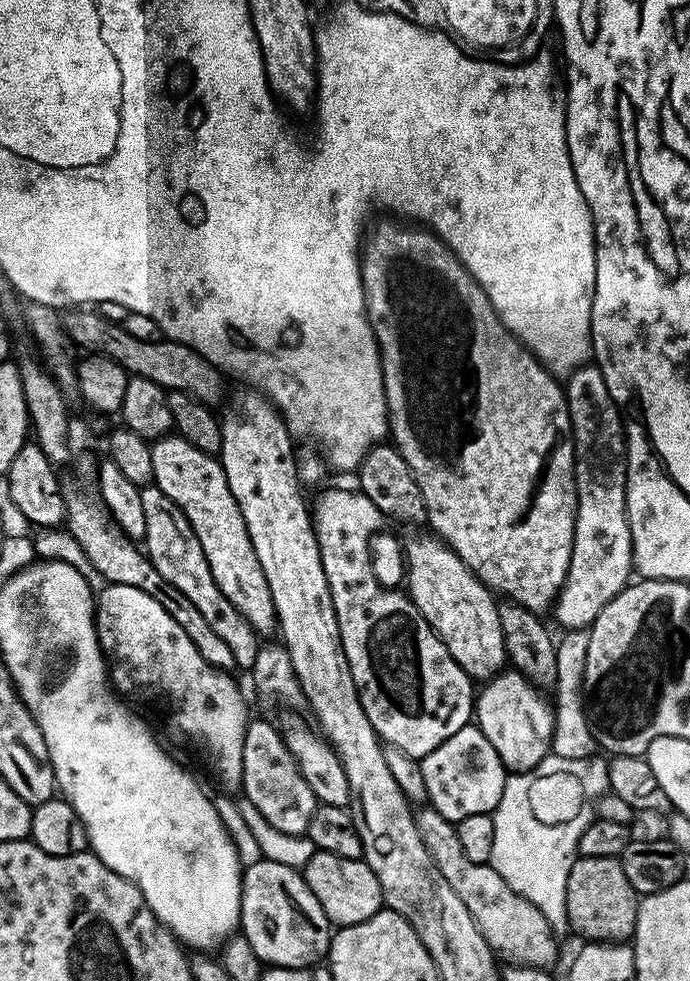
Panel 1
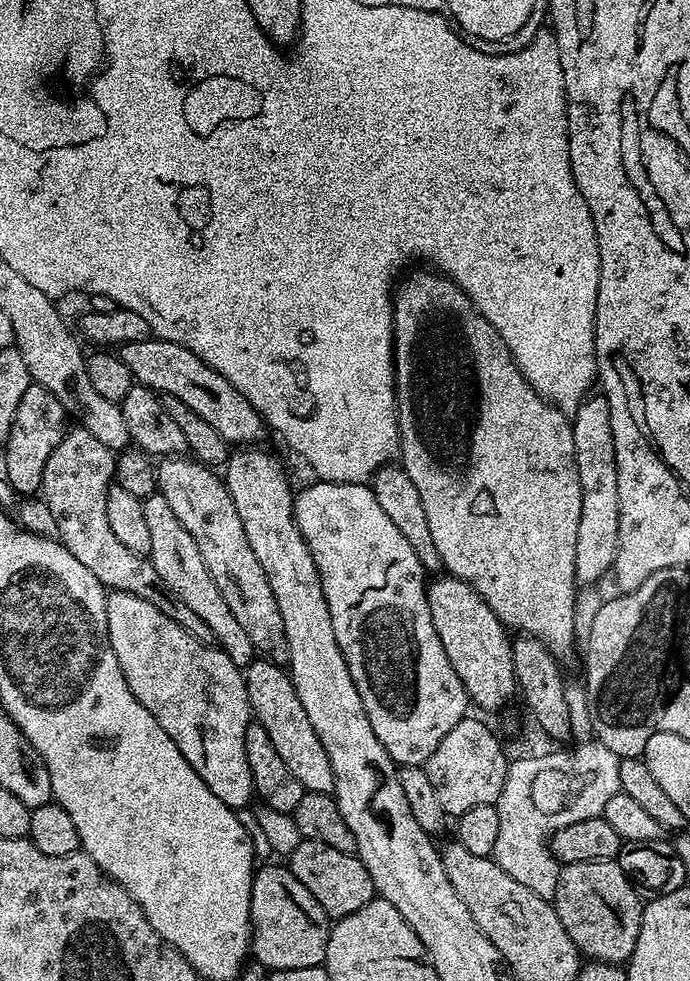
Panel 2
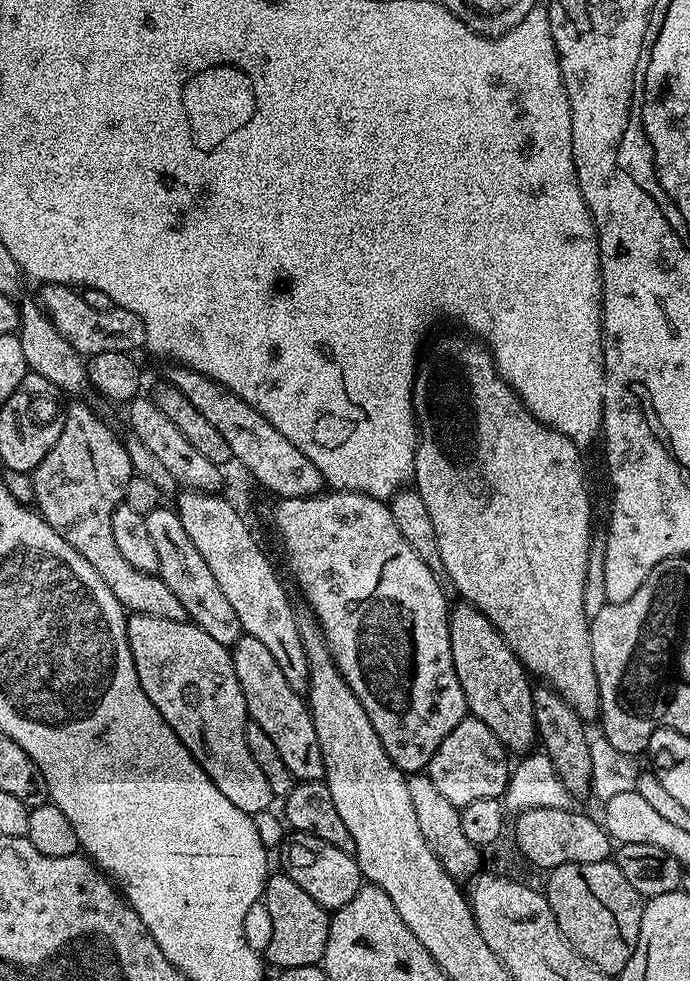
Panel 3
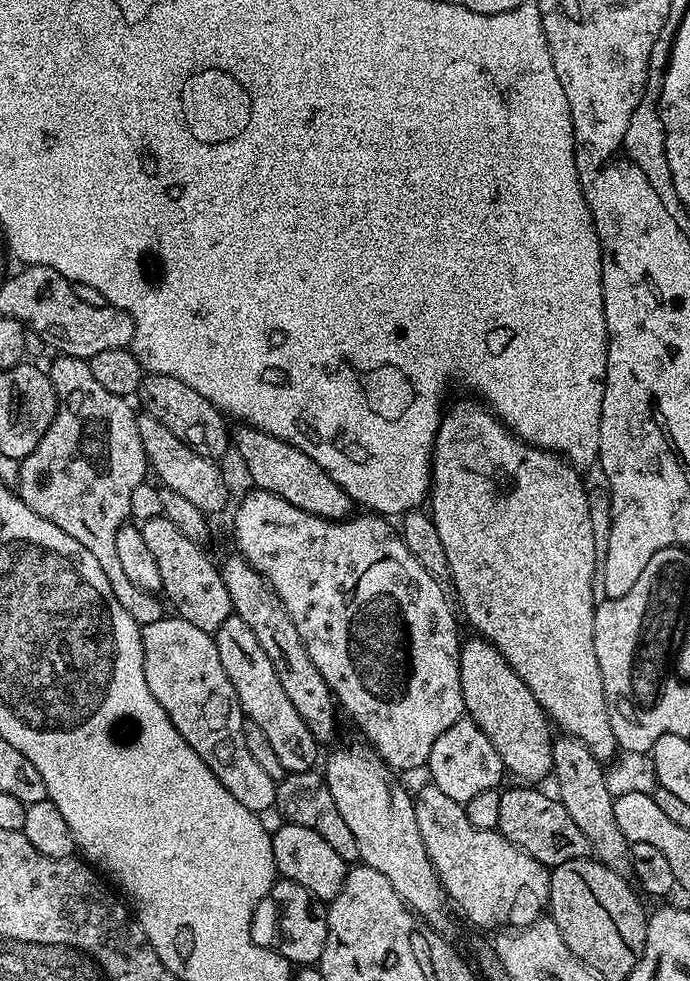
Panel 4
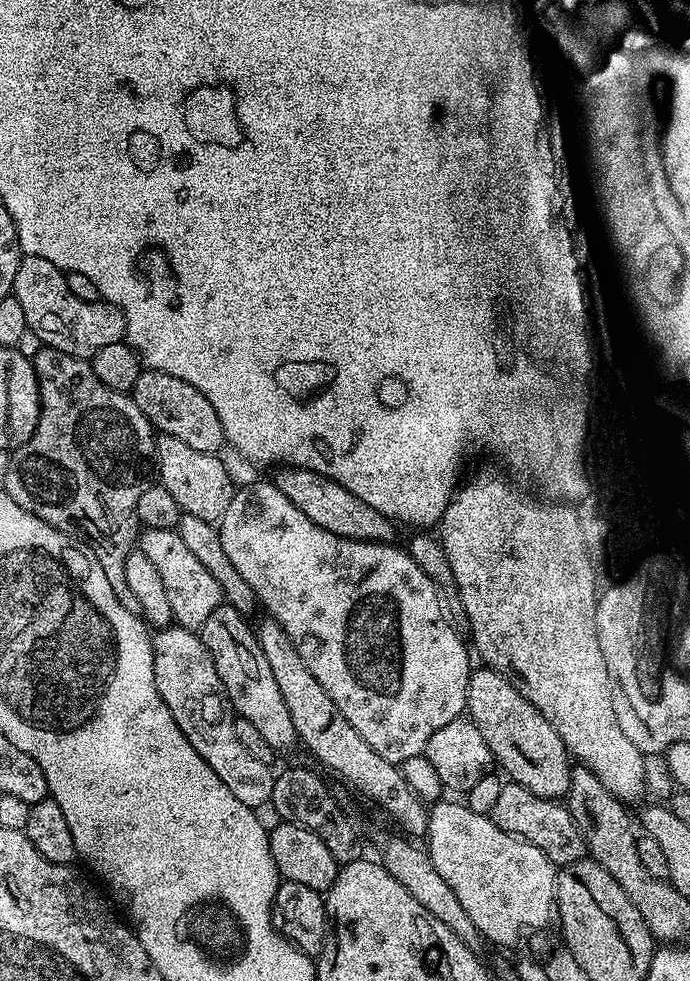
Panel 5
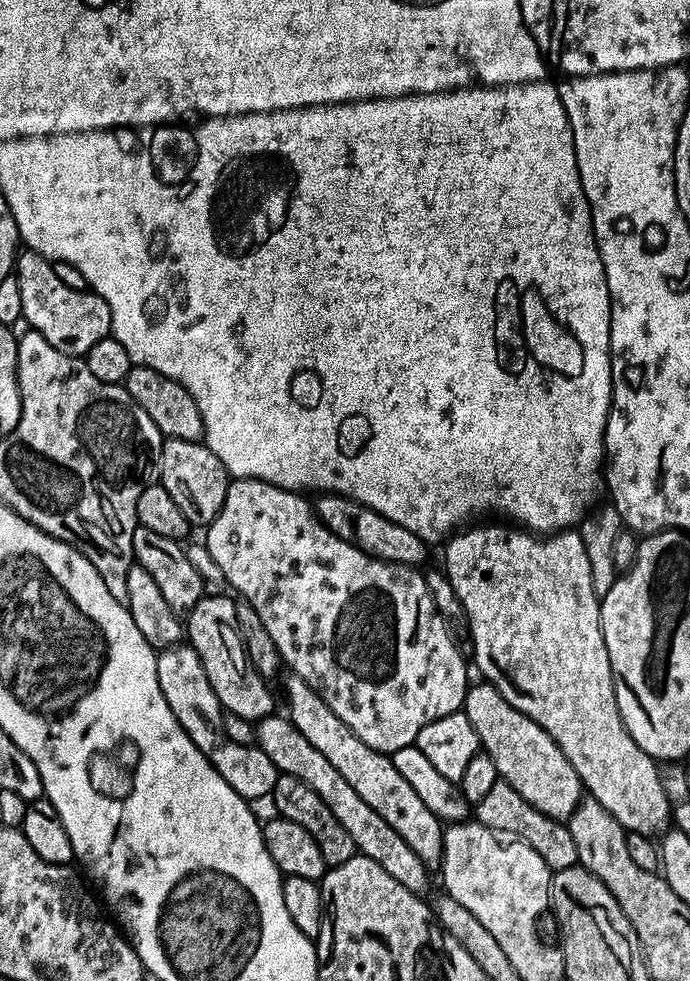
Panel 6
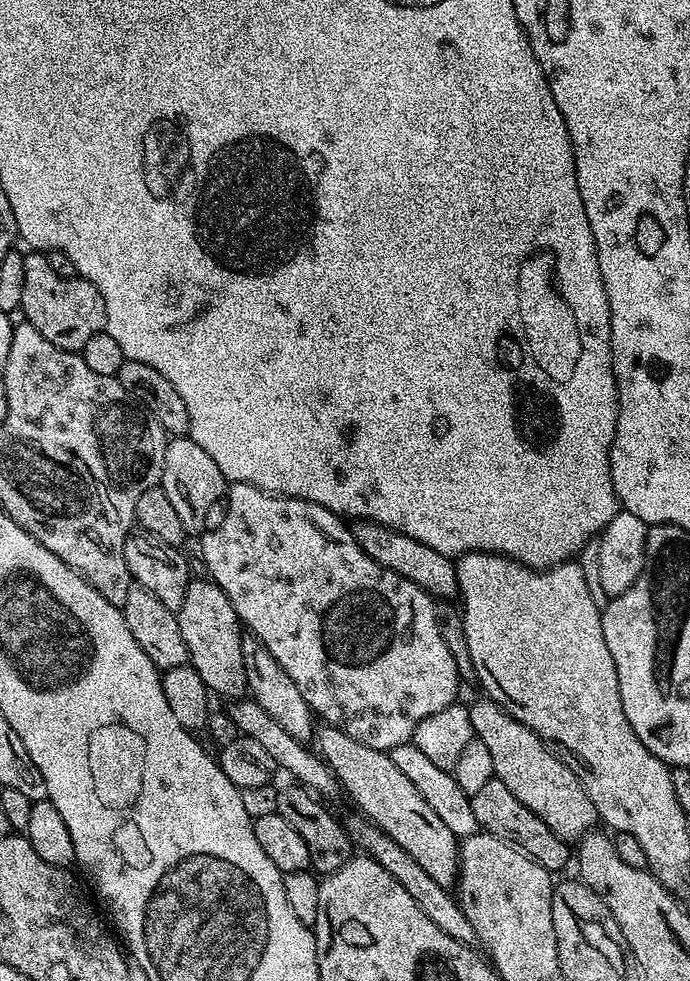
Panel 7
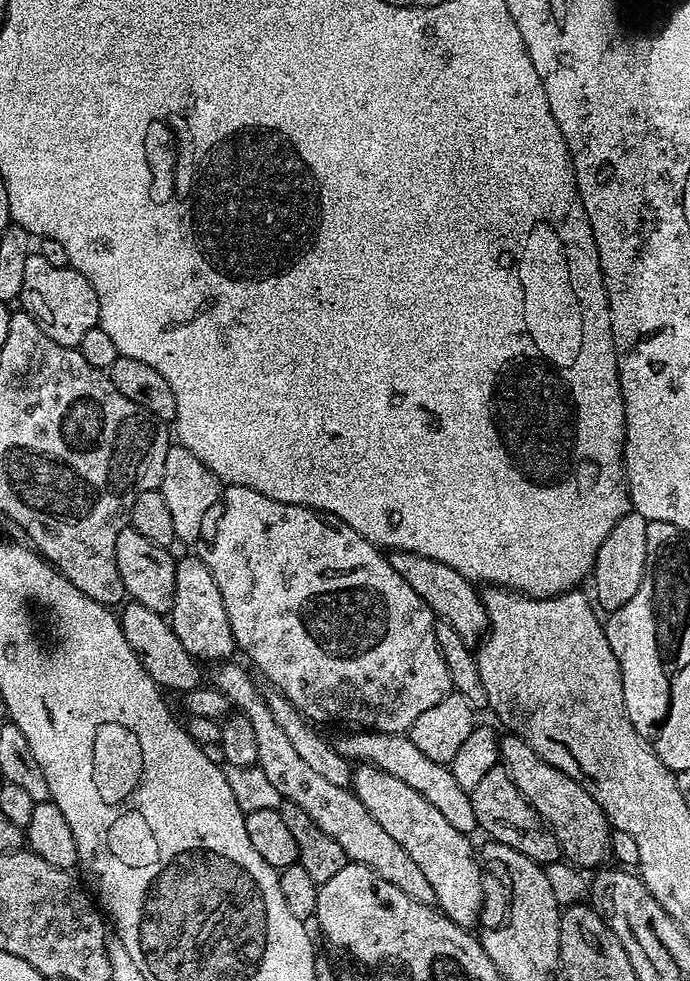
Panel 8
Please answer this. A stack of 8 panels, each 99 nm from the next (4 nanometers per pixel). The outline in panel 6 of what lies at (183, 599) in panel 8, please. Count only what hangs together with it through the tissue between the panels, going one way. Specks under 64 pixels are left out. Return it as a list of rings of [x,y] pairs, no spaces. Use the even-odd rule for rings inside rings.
[[[206,594],[194,606],[194,610],[186,617],[186,640],[191,648],[197,652],[201,659],[202,670],[206,670],[210,687],[217,695],[218,702],[224,712],[238,714],[238,718],[257,722],[273,715],[276,700],[268,689],[269,681],[258,674],[258,670],[250,662],[250,658],[244,649],[244,639],[238,634],[238,622],[236,621],[236,600],[231,595],[212,596]]]

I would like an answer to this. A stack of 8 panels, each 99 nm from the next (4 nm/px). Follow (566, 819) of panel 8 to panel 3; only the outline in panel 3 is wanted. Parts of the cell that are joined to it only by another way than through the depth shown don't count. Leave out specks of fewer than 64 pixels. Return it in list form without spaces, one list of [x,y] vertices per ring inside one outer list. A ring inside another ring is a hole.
[[[457,603],[449,611],[450,654],[454,658],[454,670],[458,674],[458,682],[462,686],[462,694],[468,703],[468,712],[477,716],[499,738],[504,747],[513,753],[524,754],[533,743],[537,743],[536,723],[534,722],[534,706],[532,705],[533,681],[520,659],[512,653],[510,646],[502,638],[502,634],[473,604]]]

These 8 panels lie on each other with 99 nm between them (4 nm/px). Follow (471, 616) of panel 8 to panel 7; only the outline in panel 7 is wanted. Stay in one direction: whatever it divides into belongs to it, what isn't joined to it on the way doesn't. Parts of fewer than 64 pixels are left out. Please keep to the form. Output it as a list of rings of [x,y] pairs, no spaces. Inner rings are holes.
[[[356,520],[351,525],[352,536],[362,546],[362,550],[371,560],[378,562],[386,570],[394,570],[402,578],[414,582],[423,592],[440,602],[448,602],[460,591],[456,560],[446,554],[438,554],[434,546],[426,546],[426,542],[418,542],[418,538],[410,538],[393,528],[376,524],[373,520]]]

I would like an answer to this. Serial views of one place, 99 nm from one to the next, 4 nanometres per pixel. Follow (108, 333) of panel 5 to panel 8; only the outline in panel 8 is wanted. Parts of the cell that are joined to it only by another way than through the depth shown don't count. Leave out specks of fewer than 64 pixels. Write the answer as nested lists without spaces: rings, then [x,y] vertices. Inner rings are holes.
[[[29,254],[26,258],[18,304],[36,319],[46,338],[54,338],[54,342],[63,348],[79,348],[86,333],[100,323],[98,294],[94,294],[94,286],[90,286],[77,268],[54,266],[54,262],[46,262],[46,258],[38,254]]]

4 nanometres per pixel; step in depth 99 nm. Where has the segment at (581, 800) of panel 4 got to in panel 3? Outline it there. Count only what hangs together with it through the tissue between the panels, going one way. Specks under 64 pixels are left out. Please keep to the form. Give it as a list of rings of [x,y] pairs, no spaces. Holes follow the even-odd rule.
[[[536,686],[532,690],[534,722],[539,743],[550,758],[558,778],[573,797],[588,796],[592,787],[592,763],[590,762],[590,736],[584,733],[585,721],[561,696],[547,686]]]

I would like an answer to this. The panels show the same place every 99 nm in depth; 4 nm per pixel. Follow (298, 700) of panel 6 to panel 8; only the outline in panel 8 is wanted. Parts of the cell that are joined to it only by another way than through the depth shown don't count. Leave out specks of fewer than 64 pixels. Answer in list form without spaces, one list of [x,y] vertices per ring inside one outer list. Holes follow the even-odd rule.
[[[360,764],[353,771],[351,791],[356,793],[362,806],[370,810],[374,822],[378,822],[378,826],[382,826],[382,830],[386,830],[386,834],[390,834],[390,838],[394,838],[394,842],[398,842],[398,846],[402,846],[402,850],[406,850],[406,854],[414,858],[422,874],[426,874],[426,882],[430,882],[430,887],[434,890],[435,907],[449,916],[459,928],[475,929],[475,924],[480,920],[480,911],[484,908],[484,880],[480,877],[482,864],[478,859],[477,849],[472,849],[472,844],[468,841],[471,839],[465,833],[454,830],[454,826],[450,826],[445,816],[435,806],[430,806],[430,802],[426,802],[426,798],[422,798],[418,790],[411,789],[372,764]]]

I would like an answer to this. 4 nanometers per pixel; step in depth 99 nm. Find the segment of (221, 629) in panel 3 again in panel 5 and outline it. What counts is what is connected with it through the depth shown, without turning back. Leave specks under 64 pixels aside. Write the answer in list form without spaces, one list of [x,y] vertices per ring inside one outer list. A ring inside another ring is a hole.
[[[144,528],[138,536],[138,550],[146,554],[146,558],[150,558],[150,563],[157,568],[158,575],[162,577],[173,621],[179,627],[199,630],[206,618],[210,618],[210,614],[214,614],[214,610],[222,602],[220,587],[214,574],[210,574],[210,570],[206,570],[206,566],[198,562],[197,556],[187,548],[186,542],[178,538],[175,528]]]

